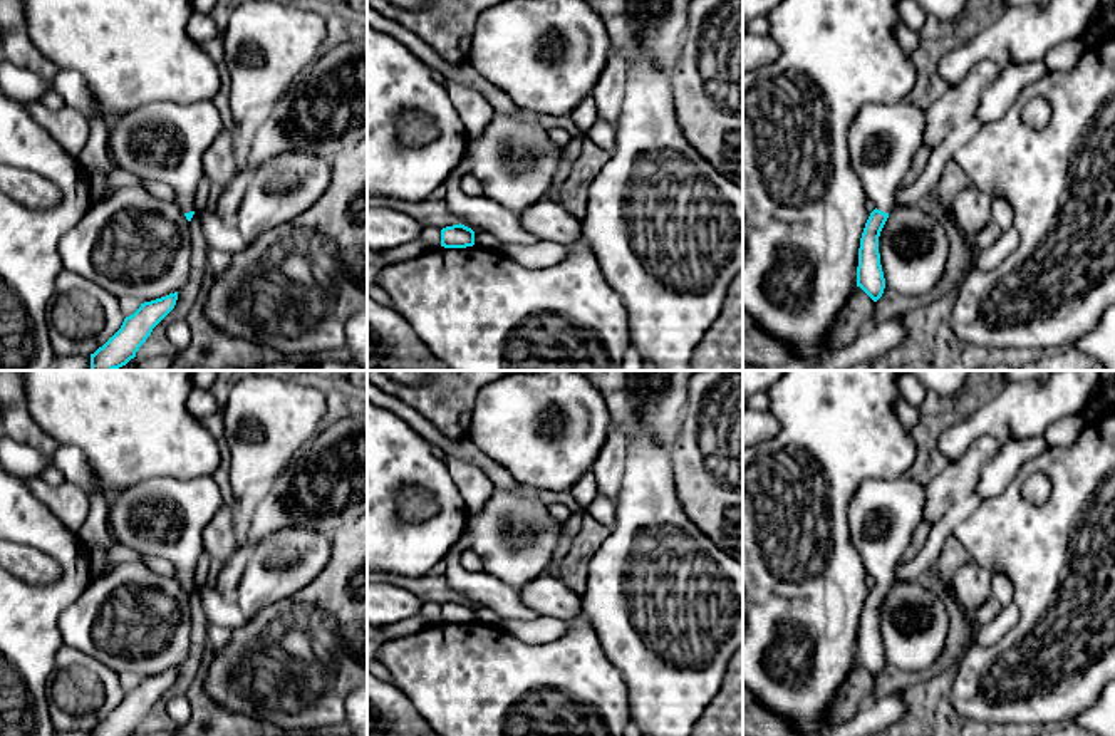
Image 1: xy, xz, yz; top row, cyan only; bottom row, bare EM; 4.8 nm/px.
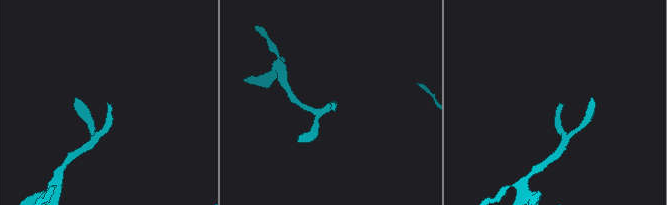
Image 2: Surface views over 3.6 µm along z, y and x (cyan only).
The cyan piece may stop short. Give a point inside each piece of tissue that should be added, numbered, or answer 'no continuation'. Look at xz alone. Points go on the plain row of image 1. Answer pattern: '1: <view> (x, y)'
no continuation

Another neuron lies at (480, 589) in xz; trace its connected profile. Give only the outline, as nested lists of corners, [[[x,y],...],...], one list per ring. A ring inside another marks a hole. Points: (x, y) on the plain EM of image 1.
[[[451,550],[444,563],[444,577],[461,600],[485,607],[501,619],[537,617],[537,614],[520,600],[520,588],[510,587],[486,572],[464,570],[459,563],[459,552]]]

